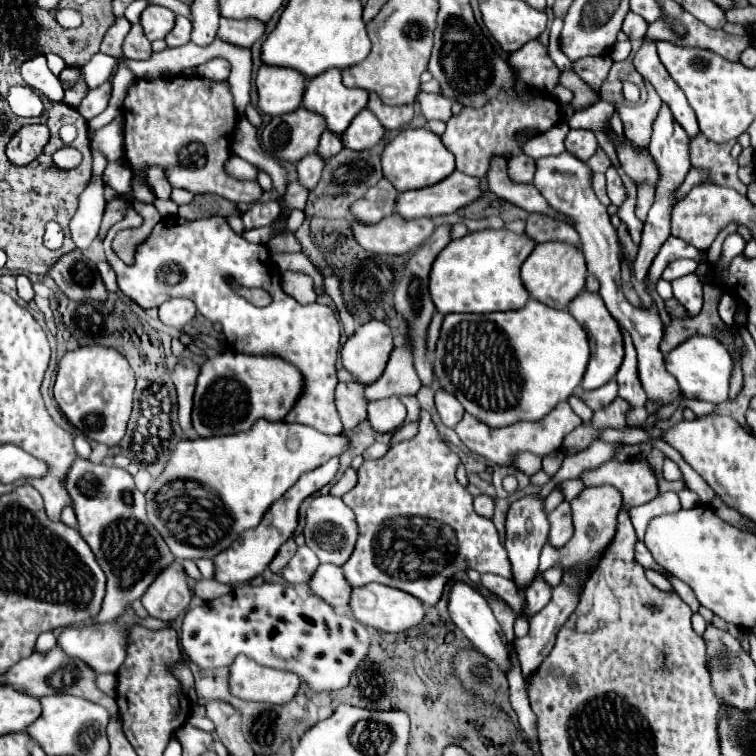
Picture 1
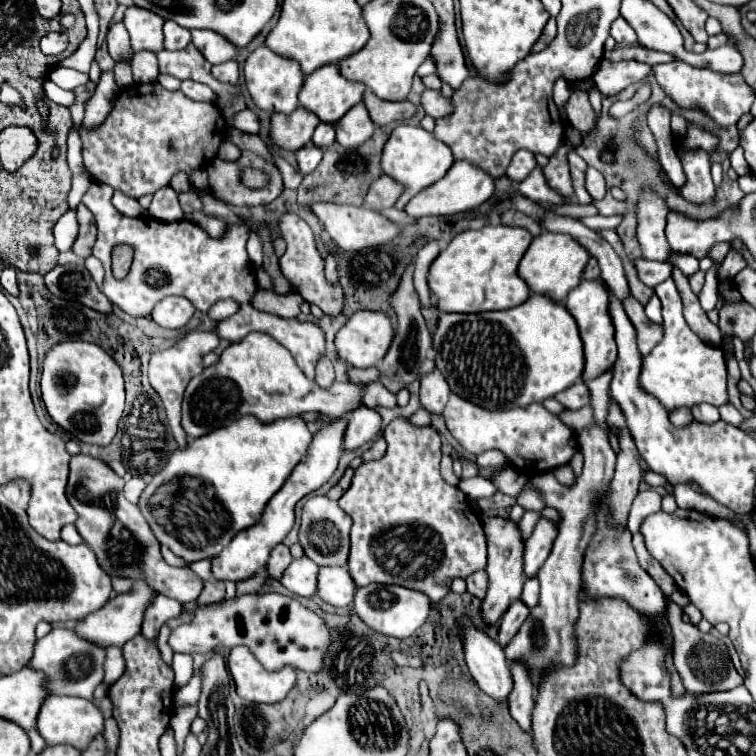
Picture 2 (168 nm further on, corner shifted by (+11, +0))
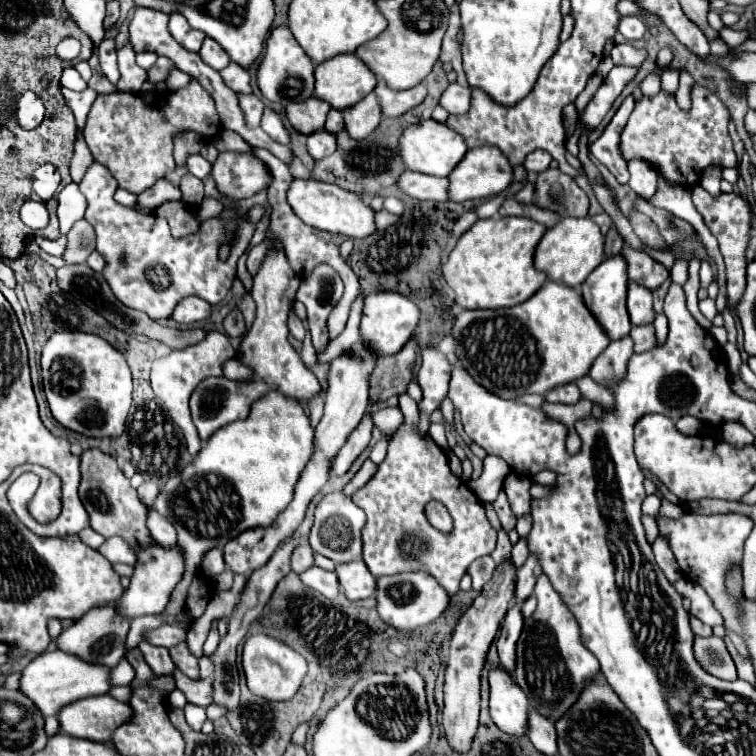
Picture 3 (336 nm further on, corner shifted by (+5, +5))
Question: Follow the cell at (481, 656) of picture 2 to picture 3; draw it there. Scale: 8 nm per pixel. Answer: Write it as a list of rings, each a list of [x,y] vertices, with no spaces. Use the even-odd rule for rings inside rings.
[[[501,666],[489,670],[489,686],[491,686],[489,708],[493,722],[507,734],[517,736],[525,734],[529,698],[523,694],[521,686]]]

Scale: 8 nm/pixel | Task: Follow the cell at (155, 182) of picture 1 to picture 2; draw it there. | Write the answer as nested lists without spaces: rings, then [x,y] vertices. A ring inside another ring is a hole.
[[[161,187],[149,205],[149,215],[161,223],[173,223],[183,219],[181,205],[177,201],[177,193],[171,187]]]

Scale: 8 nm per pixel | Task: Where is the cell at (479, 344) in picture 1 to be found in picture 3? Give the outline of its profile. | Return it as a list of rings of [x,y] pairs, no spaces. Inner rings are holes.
[[[549,280],[527,302],[517,306],[459,312],[455,316],[451,334],[455,340],[455,354],[463,368],[475,378],[475,382],[503,400],[515,400],[523,394],[547,394],[547,390],[553,390],[555,386],[583,378],[589,372],[593,360],[609,344],[607,334],[587,310],[581,292]]]

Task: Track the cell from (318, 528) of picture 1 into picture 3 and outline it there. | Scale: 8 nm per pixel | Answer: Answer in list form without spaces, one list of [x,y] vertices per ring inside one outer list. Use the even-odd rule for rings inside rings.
[[[343,492],[325,494],[323,500],[315,508],[315,524],[309,534],[309,546],[323,554],[325,558],[333,560],[335,564],[361,560],[361,528],[365,524],[365,512],[353,504],[349,496]]]

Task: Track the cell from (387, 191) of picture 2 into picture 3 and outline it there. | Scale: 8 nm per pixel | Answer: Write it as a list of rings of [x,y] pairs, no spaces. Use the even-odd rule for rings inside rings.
[[[405,170],[399,180],[397,180],[397,190],[417,198],[417,200],[437,200],[445,202],[447,200],[447,178],[437,178],[437,176],[427,176],[421,172],[411,172]]]

